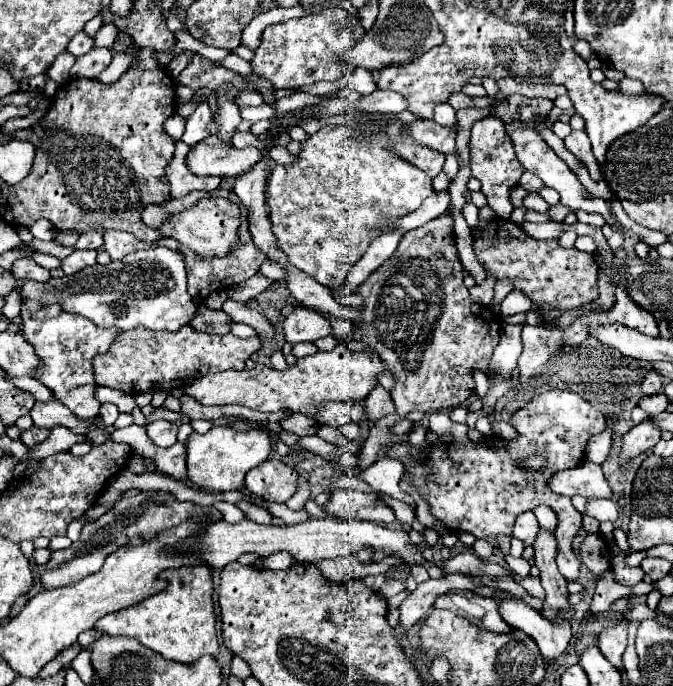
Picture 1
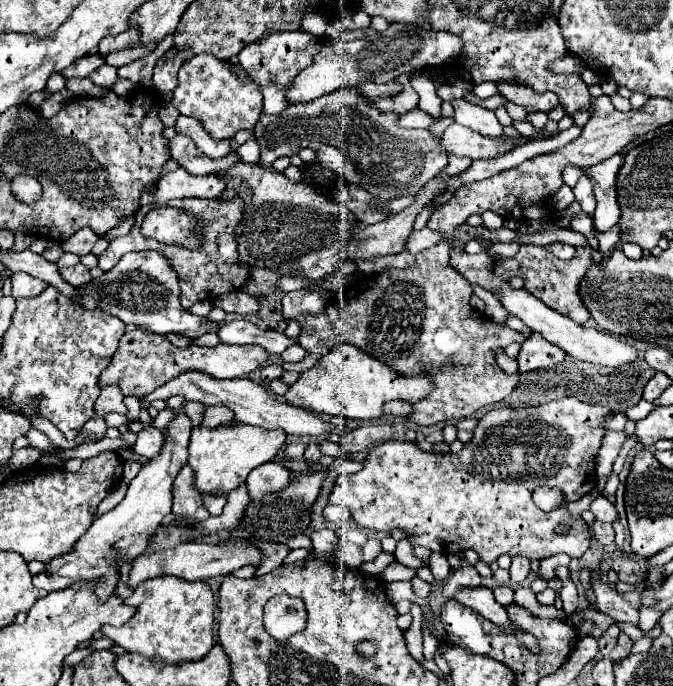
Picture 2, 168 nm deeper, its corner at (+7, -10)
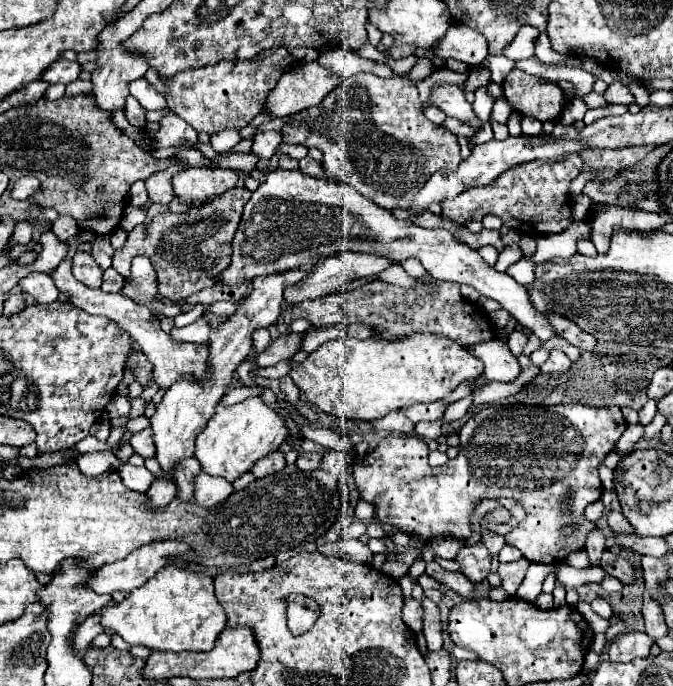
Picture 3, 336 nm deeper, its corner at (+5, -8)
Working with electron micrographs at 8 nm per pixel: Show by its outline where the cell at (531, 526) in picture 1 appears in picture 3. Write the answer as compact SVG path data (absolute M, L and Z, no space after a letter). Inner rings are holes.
M520 558L520 560L516 560L516 562L500 564L500 566L498 566L498 576L502 578L502 588L504 588L510 596L516 596L516 590L518 590L518 586L522 584L528 566L530 566L530 562L528 562L526 558Z

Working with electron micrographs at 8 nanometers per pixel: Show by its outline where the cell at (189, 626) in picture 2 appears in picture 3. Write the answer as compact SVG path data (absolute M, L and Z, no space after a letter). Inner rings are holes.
M164 566L144 586L134 588L130 596L100 612L102 626L120 634L130 646L148 646L152 650L206 652L226 628L226 614L216 600L212 578L206 572L192 572L180 566Z

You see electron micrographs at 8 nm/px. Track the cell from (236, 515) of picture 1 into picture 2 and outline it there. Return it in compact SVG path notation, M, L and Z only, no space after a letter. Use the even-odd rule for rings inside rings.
M186 464L174 480L172 514L186 518L186 520L206 520L210 516L210 512L204 508L202 494L194 490L192 480L194 480L192 468Z

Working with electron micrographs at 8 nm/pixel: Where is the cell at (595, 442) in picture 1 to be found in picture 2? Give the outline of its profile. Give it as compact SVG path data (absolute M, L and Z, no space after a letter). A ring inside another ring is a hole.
M608 414L604 418L604 430L618 430L618 428L624 428L624 424L626 424L624 414Z

